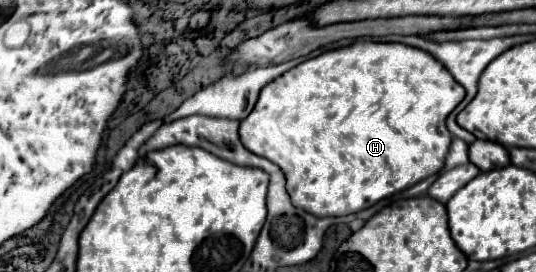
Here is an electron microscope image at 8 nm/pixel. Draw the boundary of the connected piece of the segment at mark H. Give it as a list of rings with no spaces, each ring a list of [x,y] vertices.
[[[363,40],[363,42],[355,42],[351,46],[345,46],[345,48],[323,52],[317,58],[305,60],[299,66],[285,72],[283,76],[269,82],[261,90],[253,112],[241,122],[239,136],[241,136],[241,142],[247,150],[251,150],[257,156],[269,158],[271,162],[275,162],[283,170],[283,174],[287,178],[287,192],[291,196],[291,202],[297,208],[307,210],[309,214],[315,214],[319,218],[347,216],[347,214],[355,214],[359,210],[365,210],[365,208],[377,204],[379,200],[389,198],[389,196],[417,184],[419,180],[425,180],[431,174],[437,174],[443,168],[445,156],[447,156],[449,146],[451,146],[451,132],[447,130],[445,120],[455,110],[455,106],[463,100],[463,96],[465,96],[463,86],[459,86],[451,78],[447,68],[437,58],[431,58],[431,54],[427,54],[425,50],[419,50],[419,48],[413,48],[407,44],[399,44],[399,42],[369,42],[369,40],[365,42]]]

